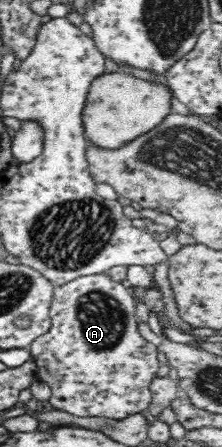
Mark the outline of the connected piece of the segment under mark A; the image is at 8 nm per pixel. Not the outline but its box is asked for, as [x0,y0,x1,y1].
[29,272,161,419]

